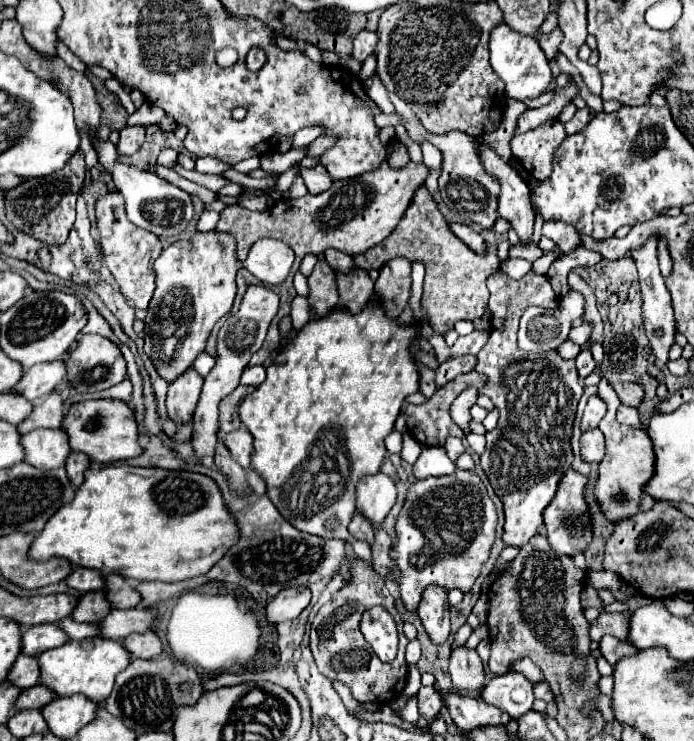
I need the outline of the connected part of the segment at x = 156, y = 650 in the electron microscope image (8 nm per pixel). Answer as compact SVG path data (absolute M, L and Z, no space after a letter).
M149 630L149 632L143 632L143 634L133 634L129 638L125 638L125 648L137 656L137 658L157 658L163 654L163 644L161 644L161 638Z

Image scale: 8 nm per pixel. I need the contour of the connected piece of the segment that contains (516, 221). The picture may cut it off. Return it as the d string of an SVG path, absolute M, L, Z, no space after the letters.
M479 146L479 150L481 150L481 160L487 172L491 172L501 182L499 216L513 226L521 244L531 244L535 216L531 212L527 180L521 174L517 174L507 162L503 162L493 150L485 146Z

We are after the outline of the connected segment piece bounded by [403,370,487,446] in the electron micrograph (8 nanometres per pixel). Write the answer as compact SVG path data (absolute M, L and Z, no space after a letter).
M467 372L467 374L459 374L455 380L451 380L451 382L447 382L445 386L441 386L441 388L437 388L437 392L425 402L425 404L421 404L421 406L413 406L413 404L409 404L407 408L405 408L405 412L403 412L403 416L405 416L405 420L407 420L407 432L419 442L419 444L425 444L425 446L443 446L445 444L445 440L447 440L447 436L457 436L457 438L463 438L463 432L461 432L461 428L457 428L457 424L451 420L451 416L449 416L449 406L451 406L451 402L463 392L463 390L467 390L467 388L477 388L477 390L481 390L487 382L485 382L487 378L485 378L485 374L479 374L479 372Z

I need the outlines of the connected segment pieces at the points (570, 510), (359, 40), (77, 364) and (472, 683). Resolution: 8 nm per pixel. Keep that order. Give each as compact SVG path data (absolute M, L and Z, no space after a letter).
M569 468L569 472L565 472L565 476L561 478L553 504L549 504L549 508L545 508L545 512L543 512L545 526L547 526L547 538L549 538L551 548L557 554L575 556L577 552L585 552L591 546L593 524L591 524L591 516L589 516L589 504L585 502L585 494L583 494L585 486L587 486L587 476Z
M361 30L361 32L355 36L353 56L363 62L363 60L375 50L375 44L377 44L377 34L371 32L371 30Z
M83 334L77 340L77 346L73 348L67 364L67 380L77 388L77 392L99 392L105 388L111 388L119 384L125 378L127 364L117 344L113 344L109 338L97 336L97 334Z
M459 646L449 660L449 674L453 686L461 692L475 694L485 686L485 666L475 650Z

